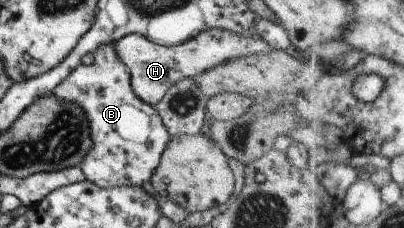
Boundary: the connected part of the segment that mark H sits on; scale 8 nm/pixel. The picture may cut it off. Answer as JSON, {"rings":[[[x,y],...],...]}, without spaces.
{"rings":[[[255,27],[243,33],[235,33],[223,28],[208,29],[197,34],[193,39],[174,46],[150,42],[138,33],[125,34],[115,42],[115,49],[117,56],[127,66],[136,96],[153,107],[160,102],[174,83],[183,78],[194,78],[218,65],[275,50],[255,31]]]}

